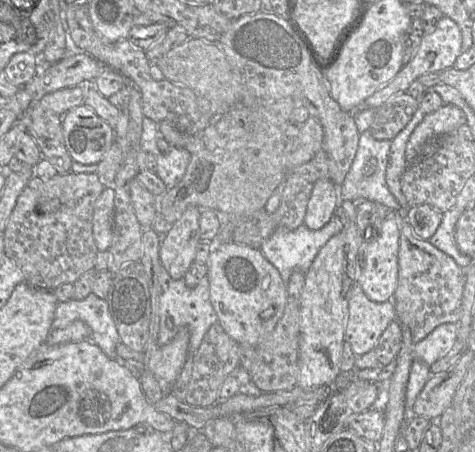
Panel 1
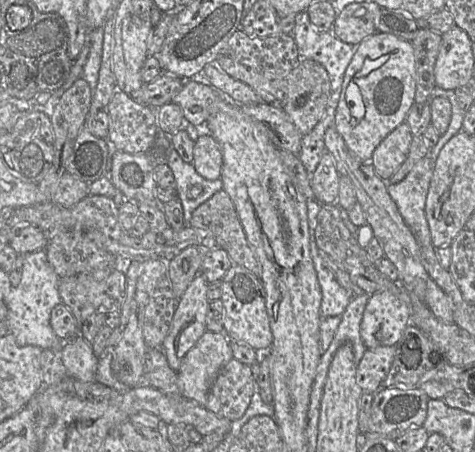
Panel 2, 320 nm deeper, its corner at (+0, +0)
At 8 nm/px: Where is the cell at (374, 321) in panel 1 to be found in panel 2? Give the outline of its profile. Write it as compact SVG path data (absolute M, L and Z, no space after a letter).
M395 346L366 349L357 365L357 382L363 391L375 393L381 389L391 369L395 354Z

